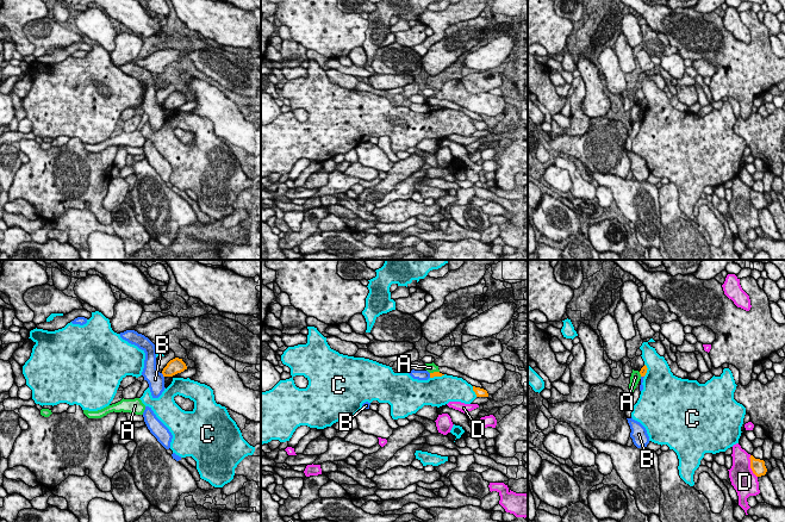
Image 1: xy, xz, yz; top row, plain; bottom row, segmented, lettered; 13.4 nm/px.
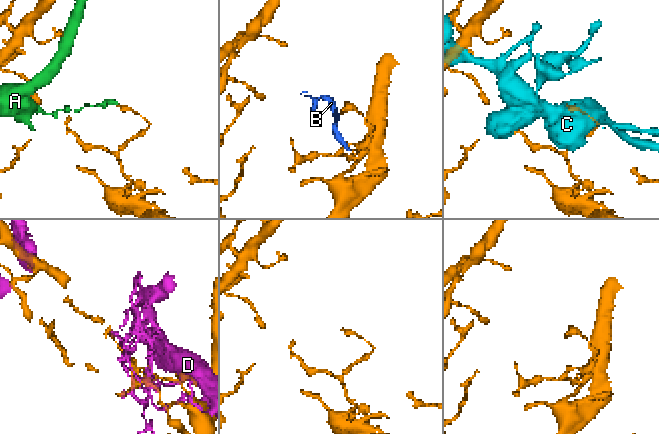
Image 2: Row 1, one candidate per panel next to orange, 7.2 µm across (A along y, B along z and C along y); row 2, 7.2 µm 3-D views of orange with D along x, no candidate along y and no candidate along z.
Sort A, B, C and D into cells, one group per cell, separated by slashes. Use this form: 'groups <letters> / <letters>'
groups A / B / C / D

